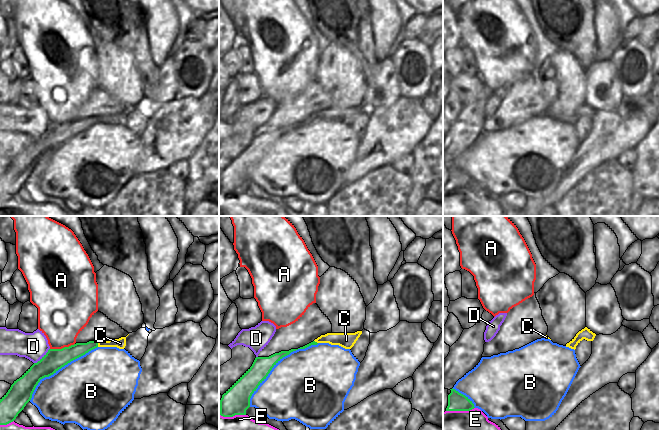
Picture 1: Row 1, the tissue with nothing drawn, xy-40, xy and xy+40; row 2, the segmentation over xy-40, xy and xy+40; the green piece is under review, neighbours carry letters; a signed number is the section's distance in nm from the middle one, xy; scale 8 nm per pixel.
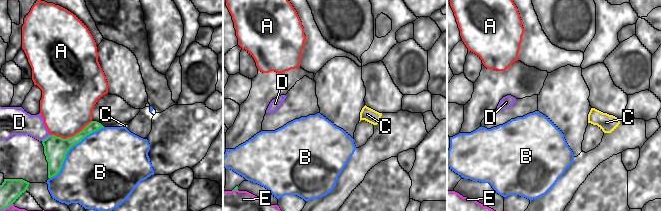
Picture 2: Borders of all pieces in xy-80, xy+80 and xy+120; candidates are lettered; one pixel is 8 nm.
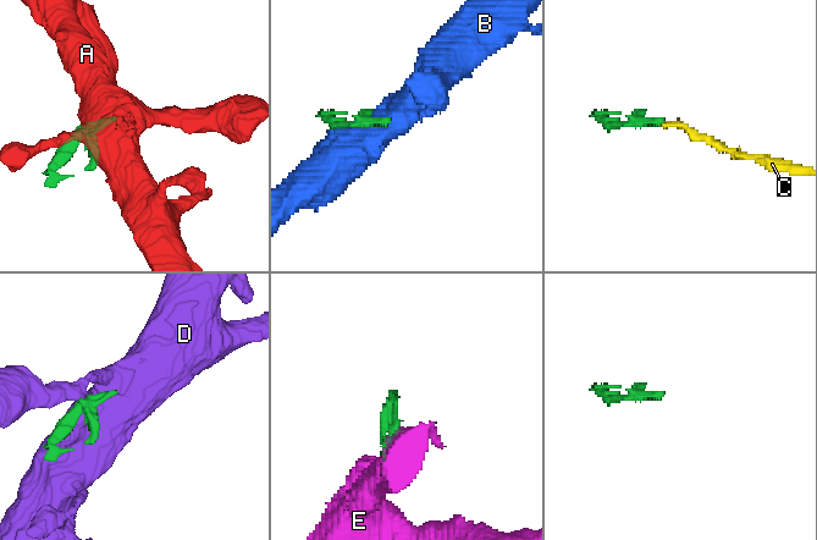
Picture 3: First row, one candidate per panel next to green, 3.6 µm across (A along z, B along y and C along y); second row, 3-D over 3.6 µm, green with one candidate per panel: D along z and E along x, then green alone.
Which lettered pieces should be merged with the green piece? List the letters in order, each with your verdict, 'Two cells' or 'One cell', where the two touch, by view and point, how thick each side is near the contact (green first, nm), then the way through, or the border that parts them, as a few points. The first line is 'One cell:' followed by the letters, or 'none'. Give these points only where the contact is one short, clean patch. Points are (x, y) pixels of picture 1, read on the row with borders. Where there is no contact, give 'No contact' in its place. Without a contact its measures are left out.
One cell: C
A: Two cells. Touches green at xy-40 (62, 348). Thickness 170 nm (green) against 380 nm
B: Two cells. Touches green at xy (275, 364). Thickness 160 nm (green) against 500 nm
C: One cell. Touches green at xy-40 (97, 344). Thickness 120 nm (green) against 90 nm. Path across: xy-40 (68, 354), (97, 344), (120, 343)
D: Two cells. Touches green at xy-40 (42, 357). Thickness 170 nm (green) against 220 nm. Boundary: xy-40 (49, 348), (34, 363)
E: Two cells. Touches green at xy+40 (460, 410). Thickness 140 nm (green) against 170 nm

